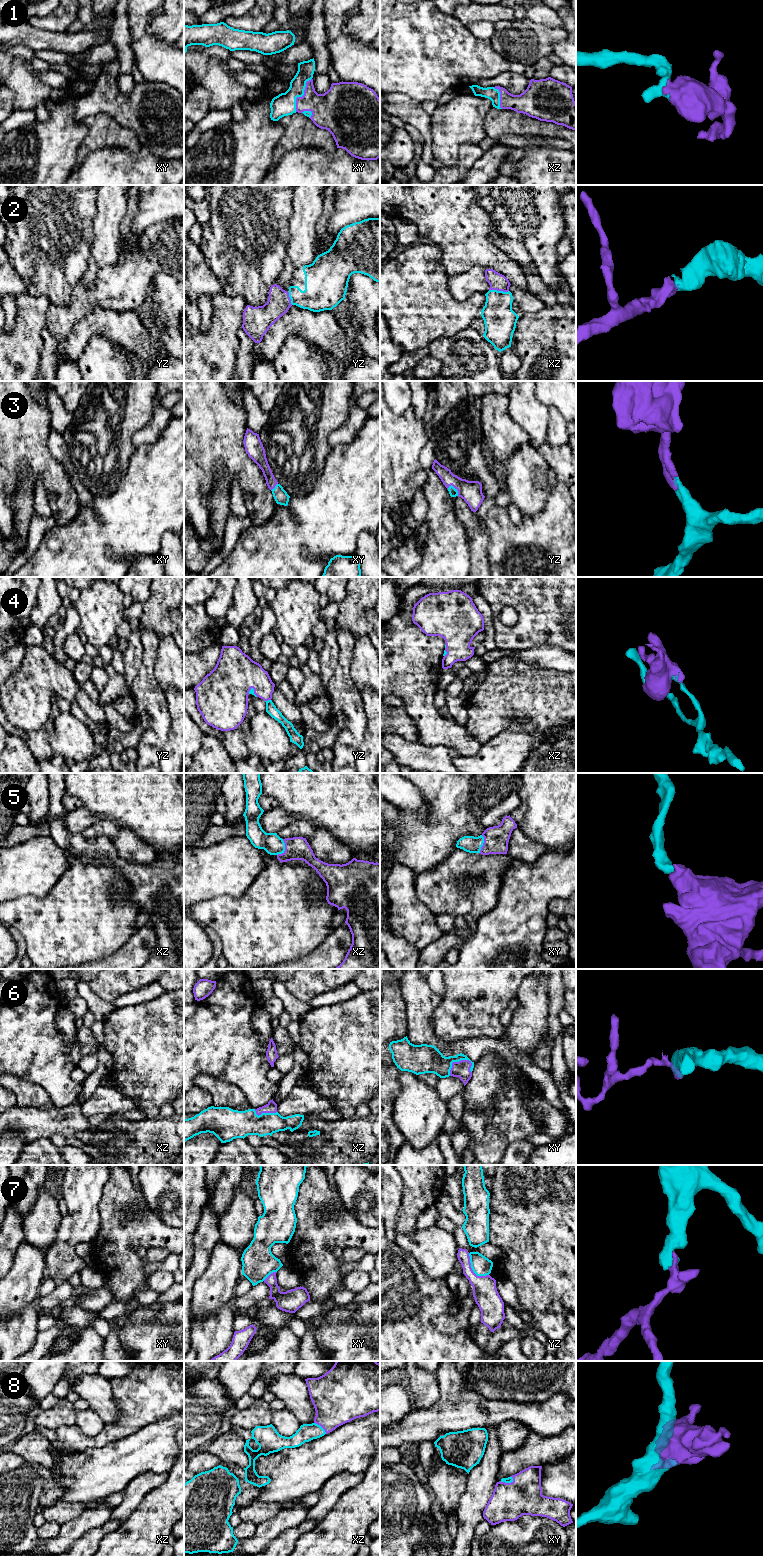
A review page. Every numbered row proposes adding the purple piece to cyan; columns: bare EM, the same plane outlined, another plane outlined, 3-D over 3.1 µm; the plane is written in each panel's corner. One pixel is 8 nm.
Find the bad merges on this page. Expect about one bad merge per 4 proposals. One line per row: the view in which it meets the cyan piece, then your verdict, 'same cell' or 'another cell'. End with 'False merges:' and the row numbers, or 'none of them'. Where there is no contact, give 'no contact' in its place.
1: xy | same cell
2: xz | same cell
3: yz | same cell
4: yz | same cell
5: xz | same cell
6: xy | same cell
7: yz | another cell
8: xz | same cell
False merges: 7

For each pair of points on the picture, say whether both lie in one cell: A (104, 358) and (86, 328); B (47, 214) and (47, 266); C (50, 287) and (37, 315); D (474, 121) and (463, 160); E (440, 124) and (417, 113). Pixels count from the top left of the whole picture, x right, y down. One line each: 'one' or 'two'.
A: two
B: one
C: two
D: two
E: two

